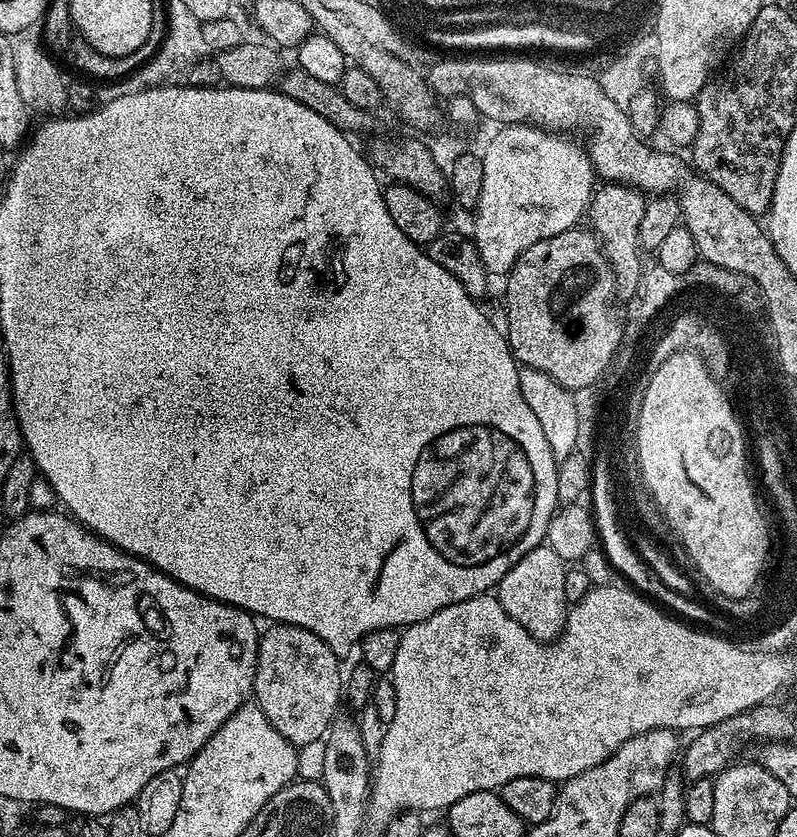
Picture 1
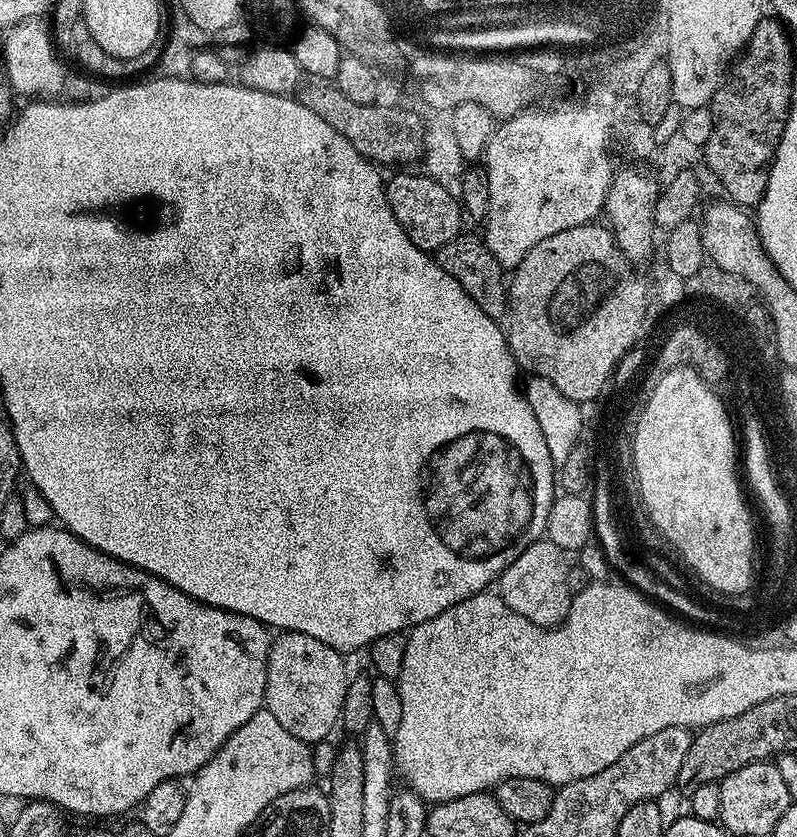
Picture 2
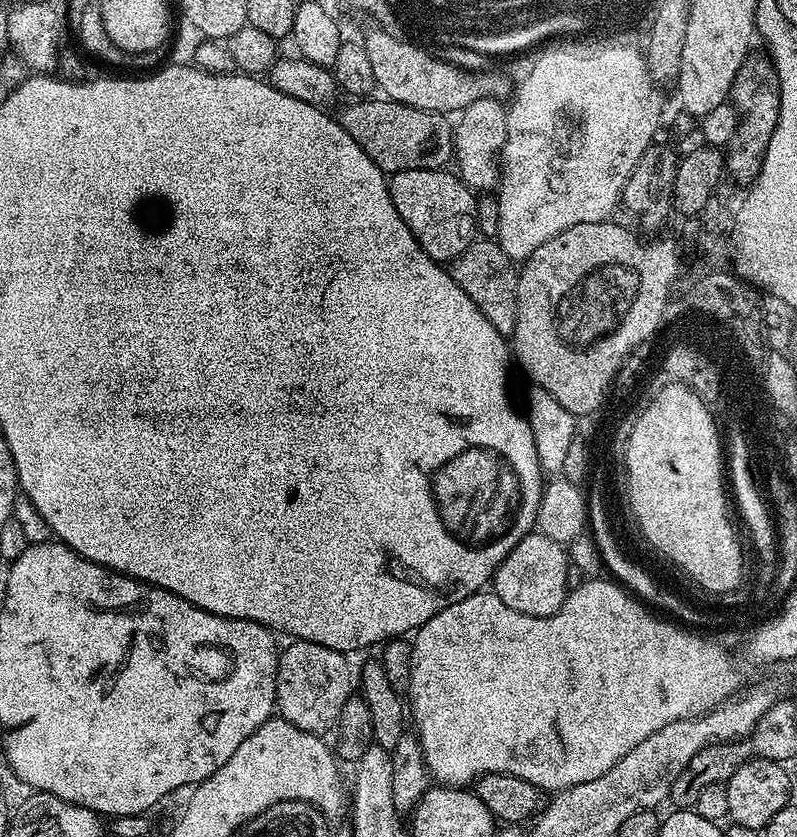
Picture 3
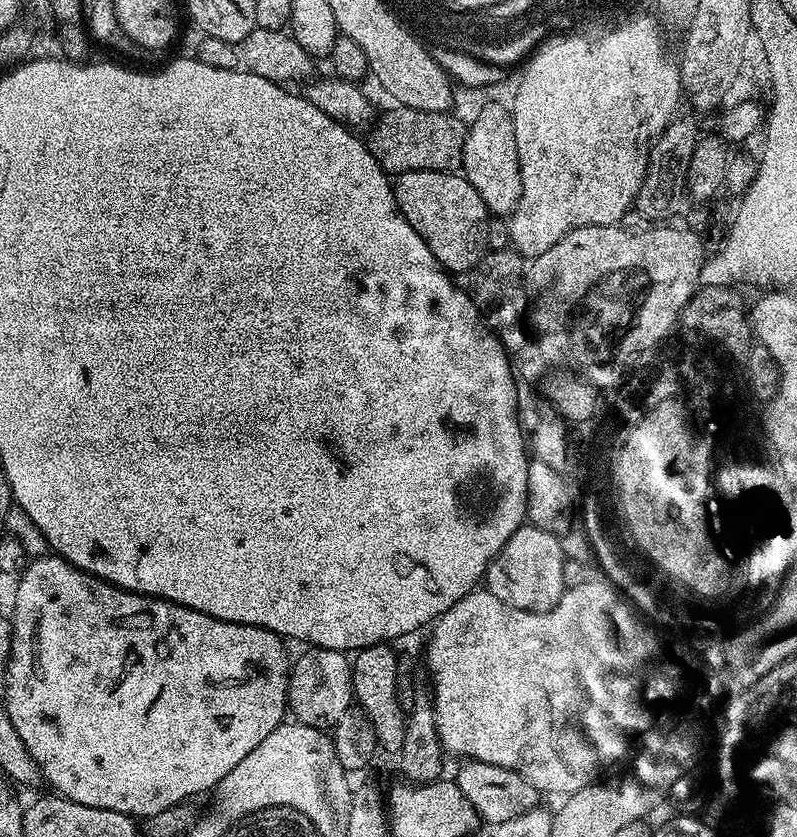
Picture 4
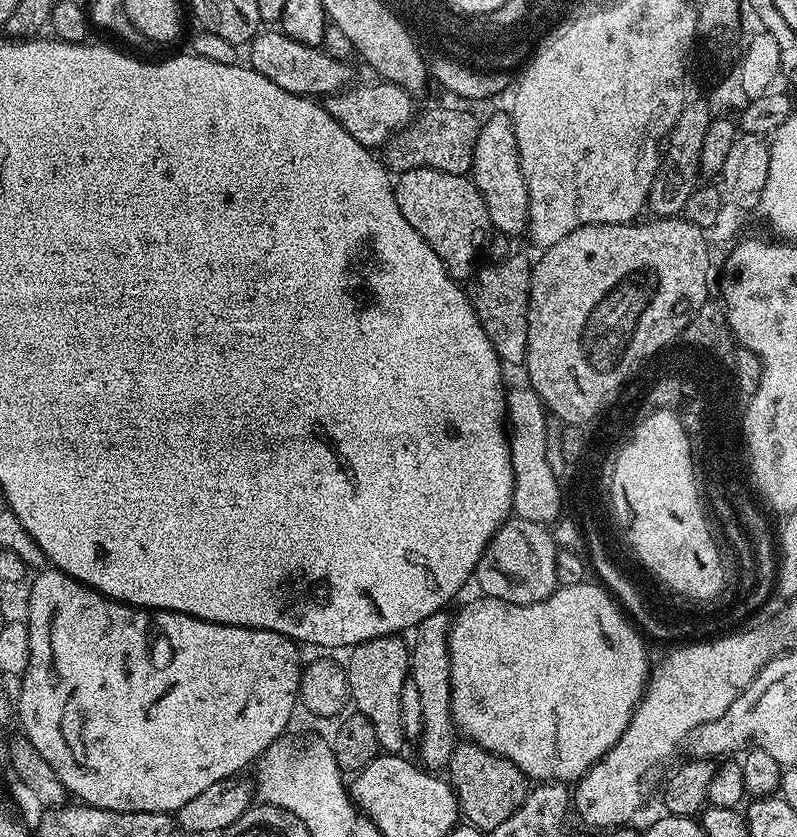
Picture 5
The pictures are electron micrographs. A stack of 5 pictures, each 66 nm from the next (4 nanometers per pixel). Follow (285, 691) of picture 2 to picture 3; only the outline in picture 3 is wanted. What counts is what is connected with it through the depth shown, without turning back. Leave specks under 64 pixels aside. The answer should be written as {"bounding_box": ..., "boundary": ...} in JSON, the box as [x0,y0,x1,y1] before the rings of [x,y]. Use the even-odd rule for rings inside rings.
{"bounding_box":[276,640,354,735],"boundary":[[[294,640],[285,651],[281,651],[280,660],[276,670],[276,710],[284,719],[307,733],[323,735],[331,731],[337,722],[344,702],[354,690],[354,676],[350,674],[350,668],[346,662],[347,657],[329,647],[320,646],[309,640]]]}

